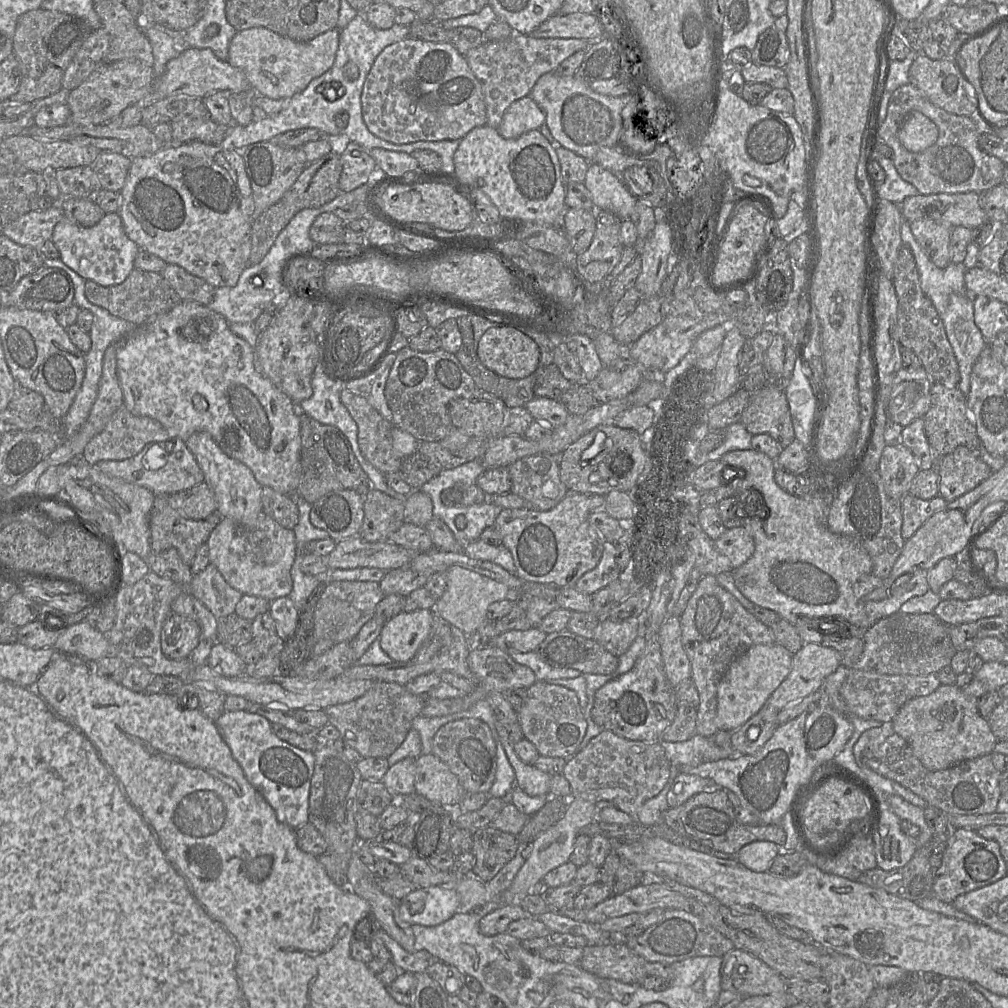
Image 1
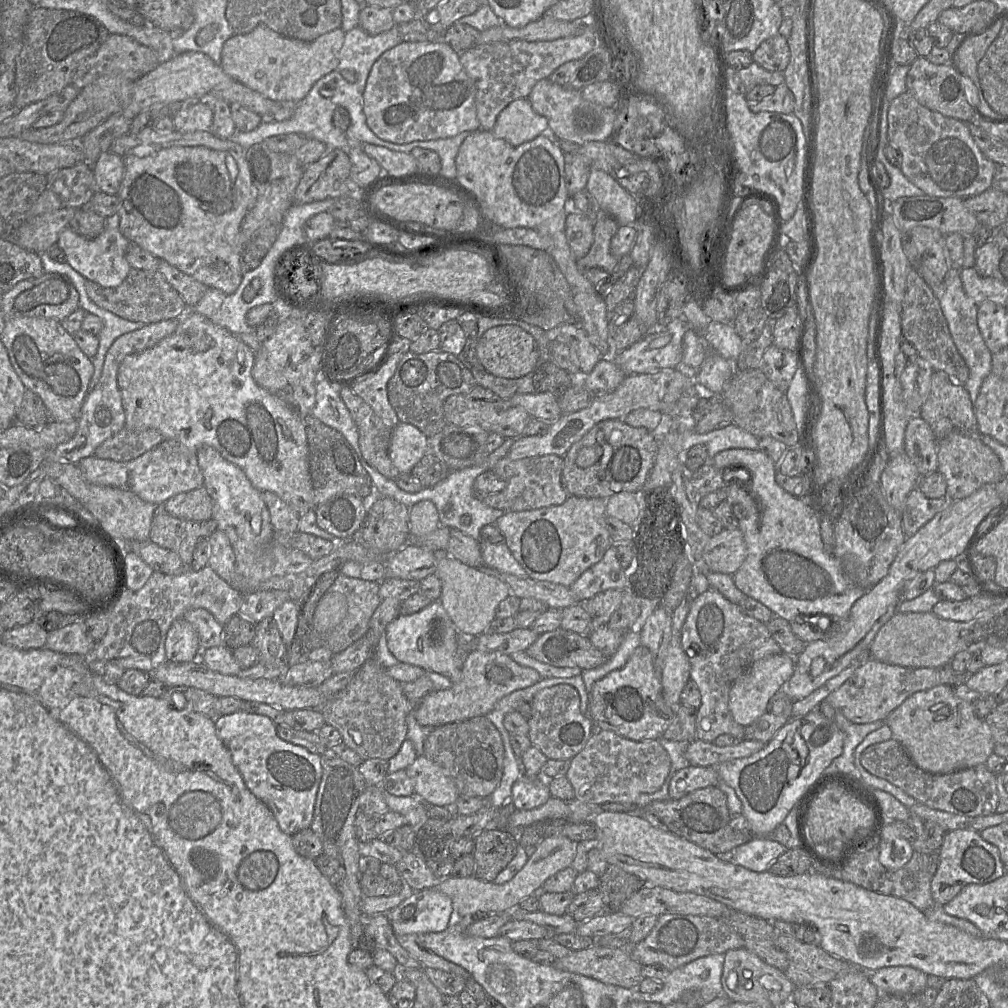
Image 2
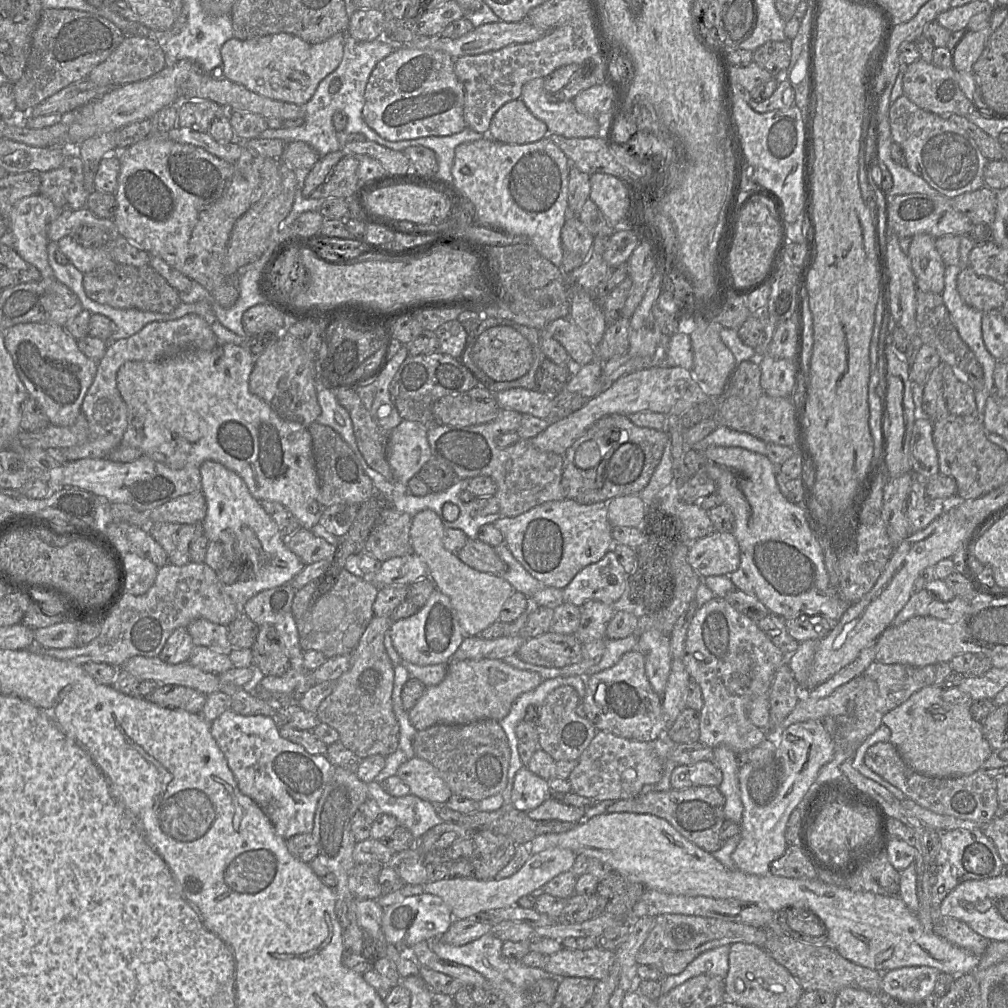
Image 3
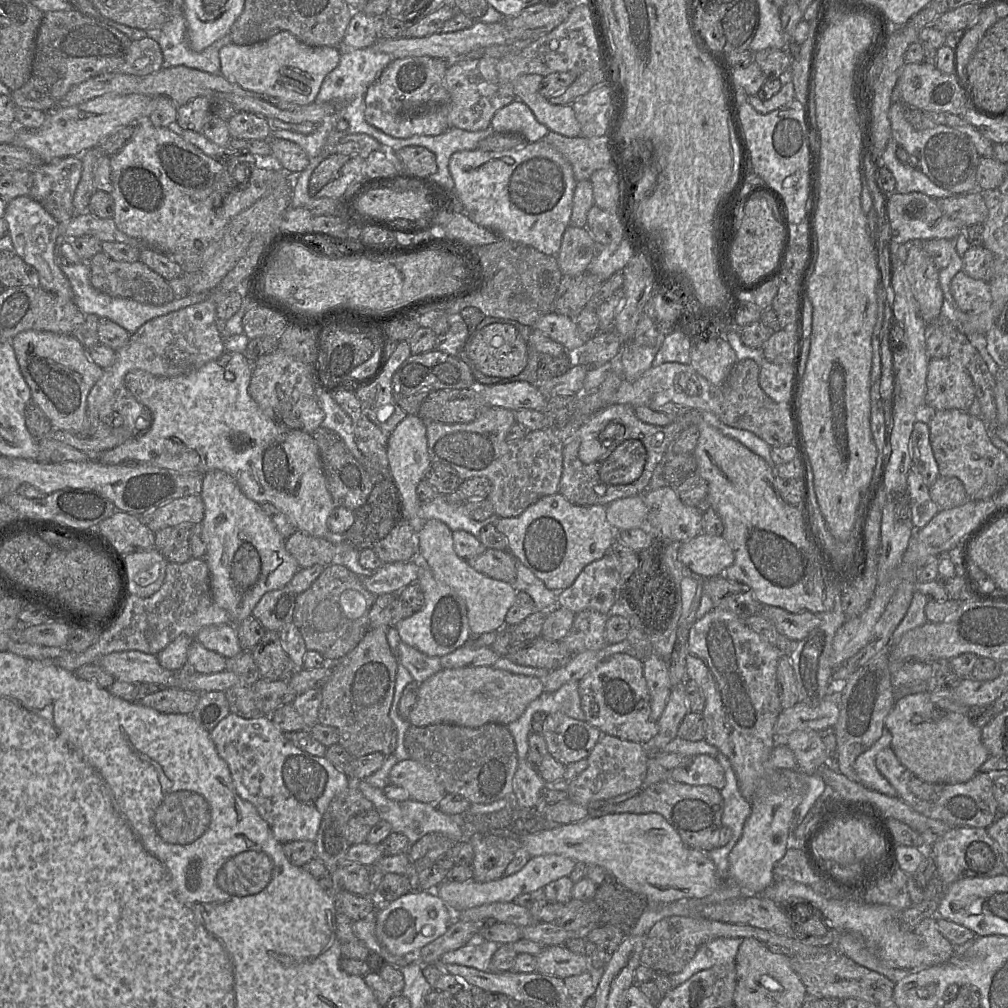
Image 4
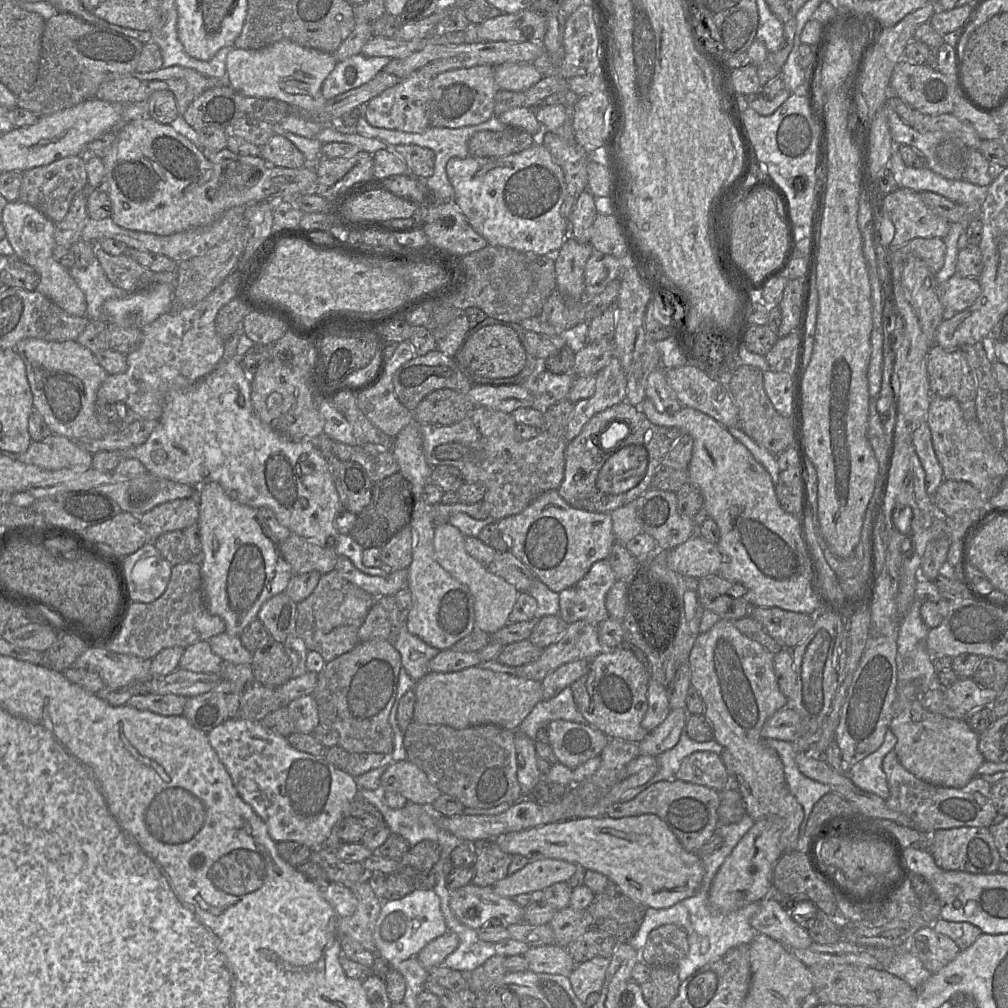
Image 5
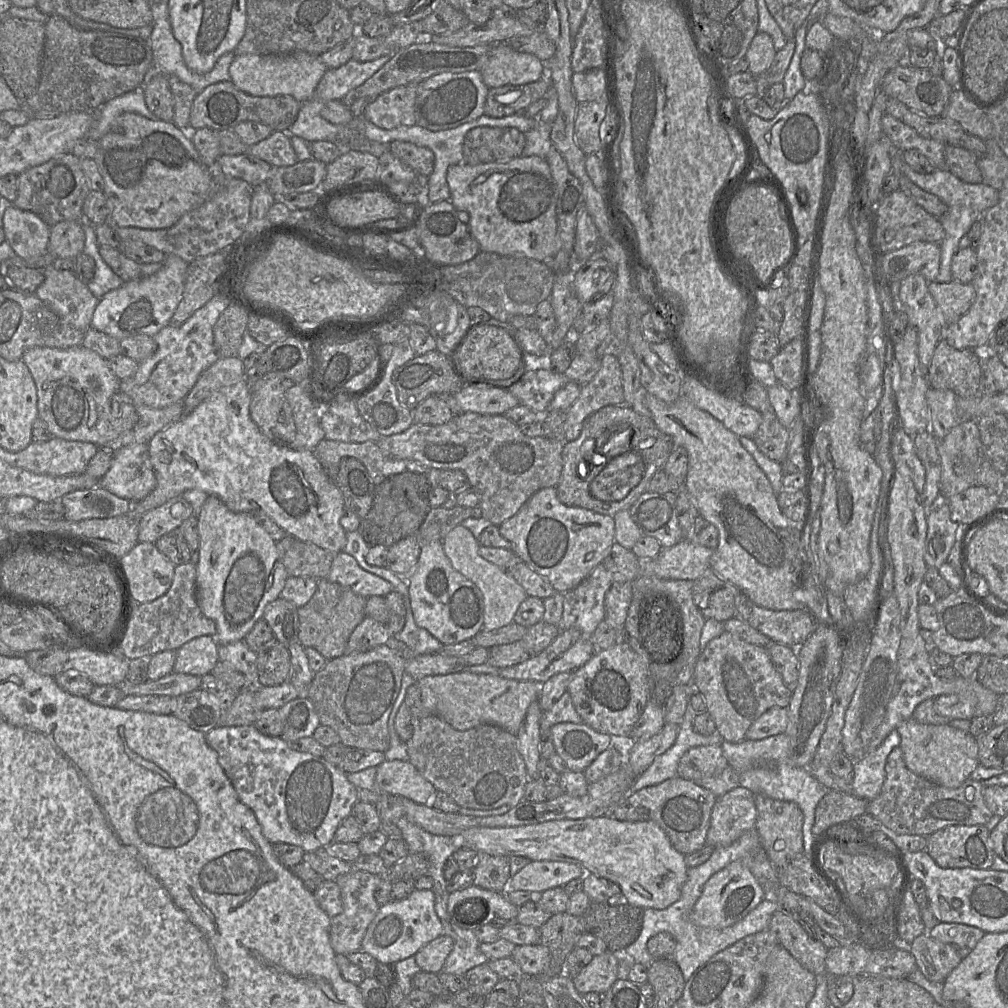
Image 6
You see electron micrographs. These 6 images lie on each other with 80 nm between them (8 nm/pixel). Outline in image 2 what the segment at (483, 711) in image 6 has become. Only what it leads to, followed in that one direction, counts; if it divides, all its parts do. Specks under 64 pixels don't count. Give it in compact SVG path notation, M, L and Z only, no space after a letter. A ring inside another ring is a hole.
M470 650L461 666L461 678L451 688L432 691L416 706L414 715L422 726L438 727L474 717L487 716L498 703L514 691L533 686L541 676L532 668L518 665L509 655Z

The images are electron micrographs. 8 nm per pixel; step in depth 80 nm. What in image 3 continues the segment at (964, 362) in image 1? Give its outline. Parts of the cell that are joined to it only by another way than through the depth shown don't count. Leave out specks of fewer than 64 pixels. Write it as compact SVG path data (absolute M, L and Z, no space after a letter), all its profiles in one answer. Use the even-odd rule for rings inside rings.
M960 262L957 265L946 266L941 296L961 339L973 352L983 369L983 387L974 389L978 417L981 418L986 399L994 392L993 373L997 360L989 353L983 341L982 316L984 312L967 305L958 293L957 276L961 270Z

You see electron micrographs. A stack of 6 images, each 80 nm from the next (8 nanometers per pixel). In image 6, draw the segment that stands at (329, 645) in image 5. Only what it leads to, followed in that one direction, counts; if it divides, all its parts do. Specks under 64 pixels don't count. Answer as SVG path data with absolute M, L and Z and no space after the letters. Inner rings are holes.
M327 578L319 579L312 598L298 608L299 642L304 648L317 650L327 661L344 655L348 640L364 620L367 598Z

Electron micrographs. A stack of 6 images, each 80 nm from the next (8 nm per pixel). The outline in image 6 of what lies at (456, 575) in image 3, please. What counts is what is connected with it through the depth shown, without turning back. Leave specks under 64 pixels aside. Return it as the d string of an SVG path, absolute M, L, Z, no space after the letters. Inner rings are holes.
M454 527L442 540L442 545L453 568L472 581L483 594L483 630L493 631L514 623L513 619L520 604L528 597L524 588L503 568L485 560L479 554L480 543L466 527Z

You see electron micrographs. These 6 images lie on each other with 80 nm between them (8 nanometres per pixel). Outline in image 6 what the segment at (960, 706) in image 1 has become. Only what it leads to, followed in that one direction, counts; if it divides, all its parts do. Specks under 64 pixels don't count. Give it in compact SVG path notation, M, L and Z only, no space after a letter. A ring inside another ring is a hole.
M913 718L897 728L900 745L907 768L926 780L950 789L960 787L978 767L977 738L948 724L922 724Z

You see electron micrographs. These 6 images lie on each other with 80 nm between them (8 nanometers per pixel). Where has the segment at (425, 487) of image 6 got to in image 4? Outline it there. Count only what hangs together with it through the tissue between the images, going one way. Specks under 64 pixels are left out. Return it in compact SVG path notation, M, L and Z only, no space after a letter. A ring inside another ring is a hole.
M391 477L376 481L366 503L354 511L354 516L354 523L342 535L342 540L359 551L373 549L403 519L402 499Z

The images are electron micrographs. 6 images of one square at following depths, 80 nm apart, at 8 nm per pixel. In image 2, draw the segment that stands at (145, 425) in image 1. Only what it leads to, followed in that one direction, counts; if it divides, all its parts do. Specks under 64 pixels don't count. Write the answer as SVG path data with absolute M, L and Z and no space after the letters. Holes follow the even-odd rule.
M124 427L98 446L93 456L100 459L127 462L136 459L164 440L165 438L158 430L131 431Z

